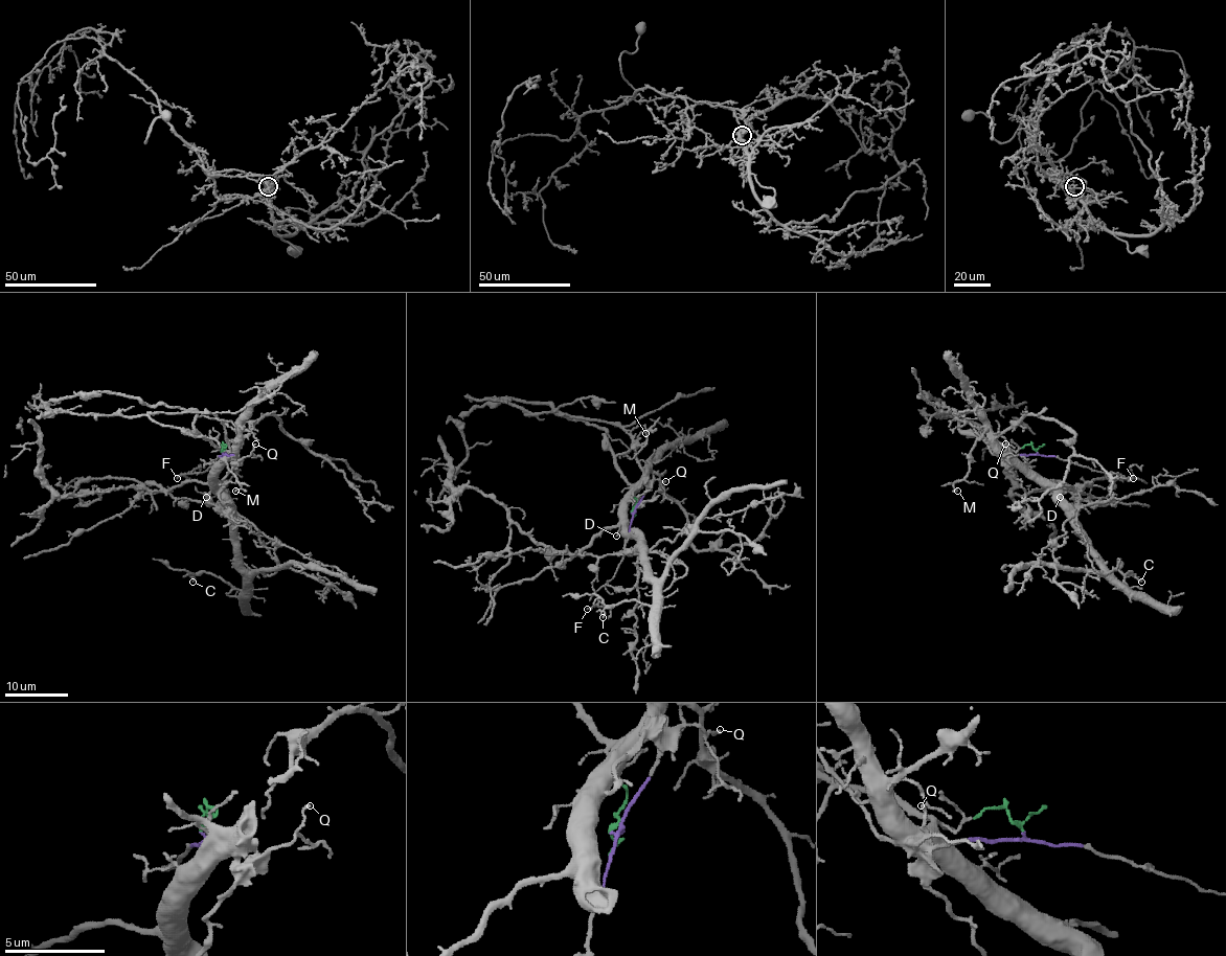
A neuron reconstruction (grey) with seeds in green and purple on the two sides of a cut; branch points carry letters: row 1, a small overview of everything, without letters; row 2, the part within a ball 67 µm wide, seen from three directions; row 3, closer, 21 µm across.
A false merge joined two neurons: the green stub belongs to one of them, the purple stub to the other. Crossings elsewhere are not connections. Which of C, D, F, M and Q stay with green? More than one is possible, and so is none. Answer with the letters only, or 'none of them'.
C, D, M

